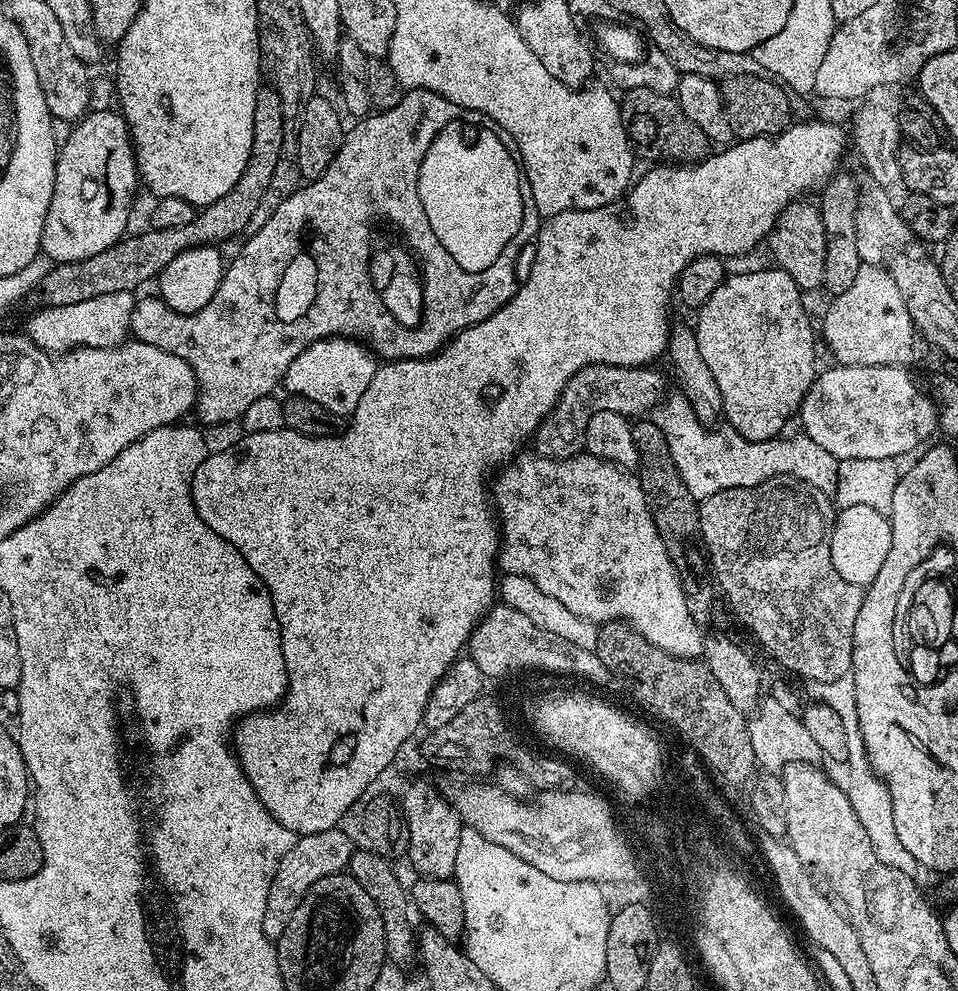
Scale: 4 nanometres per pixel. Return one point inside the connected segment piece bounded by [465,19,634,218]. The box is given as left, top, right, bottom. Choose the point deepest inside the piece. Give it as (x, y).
(582, 128)

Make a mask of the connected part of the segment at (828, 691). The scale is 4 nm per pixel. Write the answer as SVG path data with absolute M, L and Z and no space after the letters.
M849 674L842 678L833 678L830 682L813 680L807 688L809 701L830 706L830 710L835 710L838 718L842 718L848 755L846 791L854 814L858 814L858 822L862 822L862 830L866 830L866 838L870 838L871 849L874 850L874 854L878 854L879 860L886 862L886 866L894 866L894 870L902 870L902 874L915 877L918 865L914 854L910 854L910 850L902 846L898 838L898 829L894 827L894 802L890 798L890 790L870 766L866 746L862 742L862 730L858 726L858 693L854 690L854 678Z

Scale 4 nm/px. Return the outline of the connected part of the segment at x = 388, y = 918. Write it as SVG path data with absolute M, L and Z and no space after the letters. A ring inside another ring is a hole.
M371 850L353 851L352 861L347 866L347 871L374 898L378 910L382 914L382 930L386 942L386 957L393 965L408 966L411 960L415 961L418 956L418 932L412 929L412 920L408 917L410 912L410 892L400 881L398 873L392 869L393 861L386 856L379 856Z

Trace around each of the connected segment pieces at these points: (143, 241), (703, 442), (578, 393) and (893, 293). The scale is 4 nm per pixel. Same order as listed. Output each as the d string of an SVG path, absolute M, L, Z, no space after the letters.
M262 86L254 102L252 157L230 194L218 198L218 202L201 207L190 226L178 226L178 230L149 227L148 232L141 236L125 235L123 240L110 246L110 250L94 254L94 258L82 258L73 264L56 264L41 282L39 295L44 295L52 303L49 305L58 310L63 304L85 304L90 298L99 296L132 294L147 280L155 281L163 268L183 251L204 245L216 246L220 244L219 240L228 240L239 232L243 233L258 210L258 202L262 202L262 194L266 194L266 186L270 186L270 178L274 178L274 166L278 166L281 156L285 155L284 127L286 121L282 114L282 98L278 98L272 87Z
M671 396L655 409L654 419L662 434L666 434L670 458L674 458L678 474L682 474L682 482L686 482L686 490L690 490L696 501L705 500L710 494L718 494L718 490L758 486L758 482L766 482L766 478L775 476L802 478L802 482L810 482L810 486L818 486L818 490L829 494L836 491L840 461L810 437L797 434L775 440L747 440L727 426L709 430L698 419L692 403L685 396Z
M588 363L585 368L578 370L578 374L574 374L574 378L570 378L562 390L552 413L538 426L534 437L535 455L555 460L581 455L585 445L586 426L590 426L590 418L602 410L614 410L614 414L629 418L640 418L651 413L666 396L664 376L654 369L652 366L627 368Z
M861 264L850 287L832 296L830 302L832 305L824 316L822 340L828 343L837 365L913 366L923 358L924 351L929 351L930 345L914 326L906 302L902 302L902 293L887 267Z

